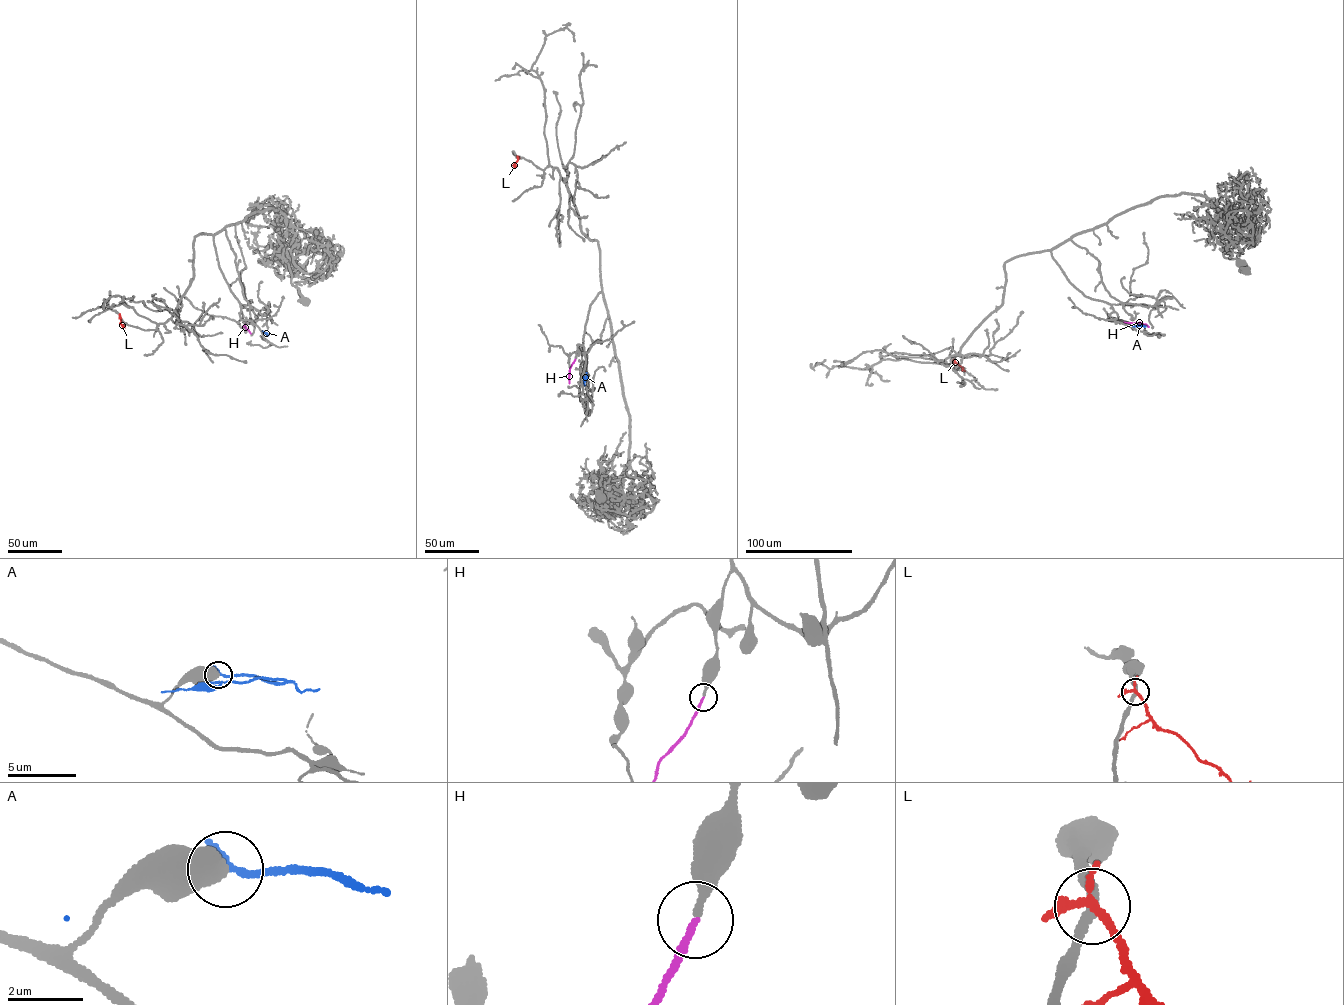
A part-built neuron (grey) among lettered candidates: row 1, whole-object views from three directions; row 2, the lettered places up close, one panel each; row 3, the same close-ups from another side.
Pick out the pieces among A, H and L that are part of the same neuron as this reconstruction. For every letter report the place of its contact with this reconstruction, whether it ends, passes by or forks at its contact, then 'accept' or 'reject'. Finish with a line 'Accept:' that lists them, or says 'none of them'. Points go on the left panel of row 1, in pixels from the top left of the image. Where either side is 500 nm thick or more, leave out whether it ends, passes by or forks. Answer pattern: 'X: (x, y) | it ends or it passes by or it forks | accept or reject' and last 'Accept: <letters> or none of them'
A: (263, 332) | reject
H: (245, 324) | it ends | accept
L: (119, 314) | it passes by | reject
Accept: H

